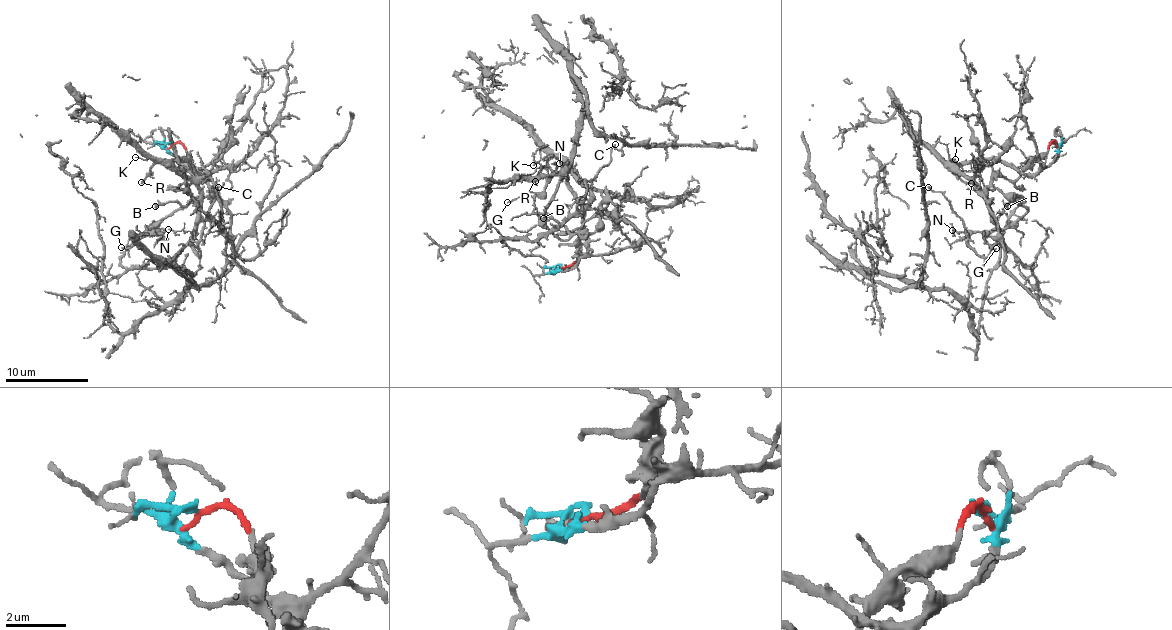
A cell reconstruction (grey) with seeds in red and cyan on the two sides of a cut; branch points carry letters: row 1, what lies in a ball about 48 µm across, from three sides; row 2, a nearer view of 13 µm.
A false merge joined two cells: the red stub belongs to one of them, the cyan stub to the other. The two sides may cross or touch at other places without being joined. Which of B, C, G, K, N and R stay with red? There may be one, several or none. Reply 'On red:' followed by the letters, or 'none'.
On red: B, G

